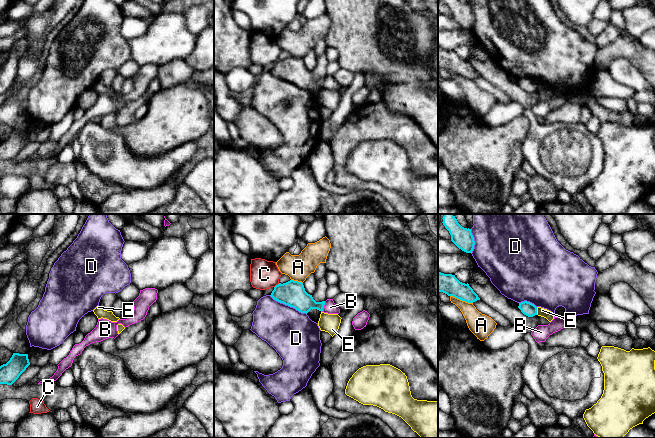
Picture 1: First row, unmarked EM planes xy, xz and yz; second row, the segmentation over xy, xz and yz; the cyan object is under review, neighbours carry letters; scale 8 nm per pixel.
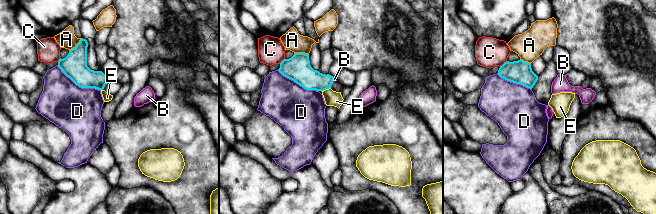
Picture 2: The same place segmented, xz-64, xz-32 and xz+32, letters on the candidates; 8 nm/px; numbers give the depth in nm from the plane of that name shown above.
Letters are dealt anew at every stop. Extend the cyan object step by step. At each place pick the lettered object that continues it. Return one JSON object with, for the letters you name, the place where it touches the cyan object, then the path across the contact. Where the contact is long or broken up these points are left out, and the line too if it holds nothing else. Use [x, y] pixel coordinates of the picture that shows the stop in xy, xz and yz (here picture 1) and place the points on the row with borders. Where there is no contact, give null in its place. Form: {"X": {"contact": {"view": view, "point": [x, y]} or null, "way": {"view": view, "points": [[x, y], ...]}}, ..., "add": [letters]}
{"add": []}

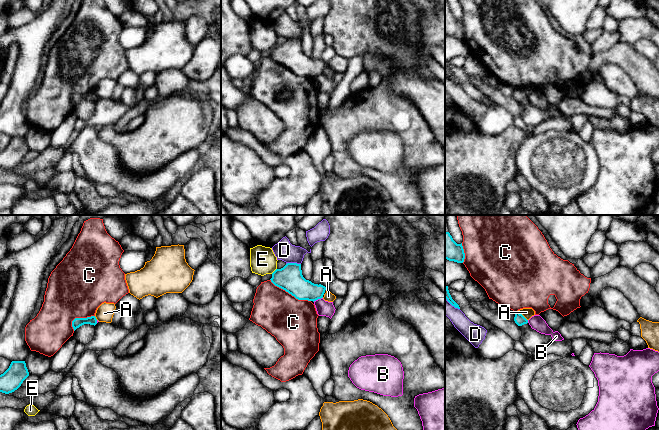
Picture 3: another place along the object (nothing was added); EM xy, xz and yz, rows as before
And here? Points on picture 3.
{"add": []}

